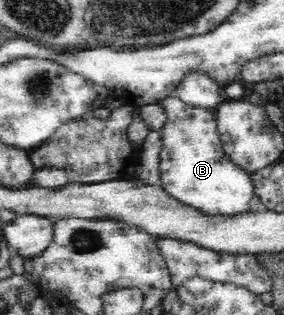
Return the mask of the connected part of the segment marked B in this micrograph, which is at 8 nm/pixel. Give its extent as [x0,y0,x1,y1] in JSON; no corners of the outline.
[159,94,255,214]

